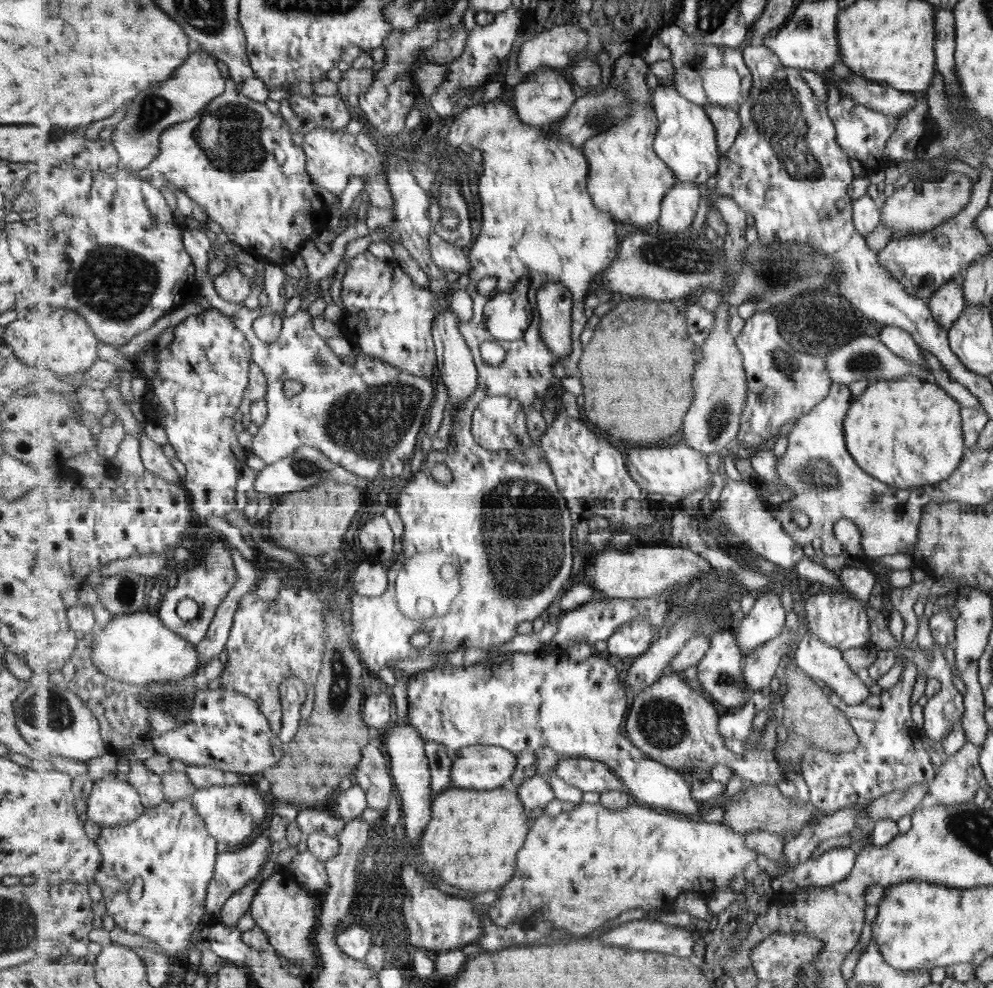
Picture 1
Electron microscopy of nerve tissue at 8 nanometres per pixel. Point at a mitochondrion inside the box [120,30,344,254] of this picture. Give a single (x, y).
(230, 138)

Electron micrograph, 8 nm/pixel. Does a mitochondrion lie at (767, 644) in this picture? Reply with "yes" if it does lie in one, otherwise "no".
no

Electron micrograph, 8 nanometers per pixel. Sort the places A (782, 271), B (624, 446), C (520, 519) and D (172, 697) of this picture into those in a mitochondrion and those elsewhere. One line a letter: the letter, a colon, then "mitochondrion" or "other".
A: mitochondrion
B: other
C: mitochondrion
D: mitochondrion

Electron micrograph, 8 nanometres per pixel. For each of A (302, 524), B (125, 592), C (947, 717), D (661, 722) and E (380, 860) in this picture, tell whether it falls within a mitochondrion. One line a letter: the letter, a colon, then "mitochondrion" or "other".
A: other
B: mitochondrion
C: other
D: mitochondrion
E: mitochondrion

